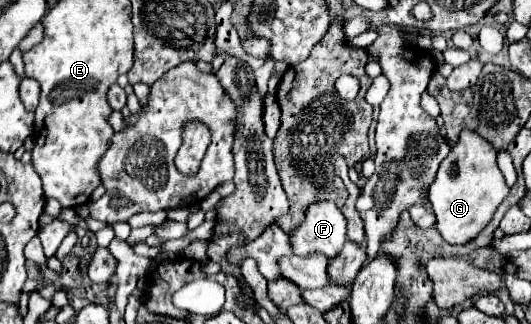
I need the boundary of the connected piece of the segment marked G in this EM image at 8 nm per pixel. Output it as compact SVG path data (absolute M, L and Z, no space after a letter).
M463 130L429 186L429 202L433 204L433 212L437 216L435 228L445 242L467 244L489 224L507 194L509 188L497 166L497 150L477 132Z

